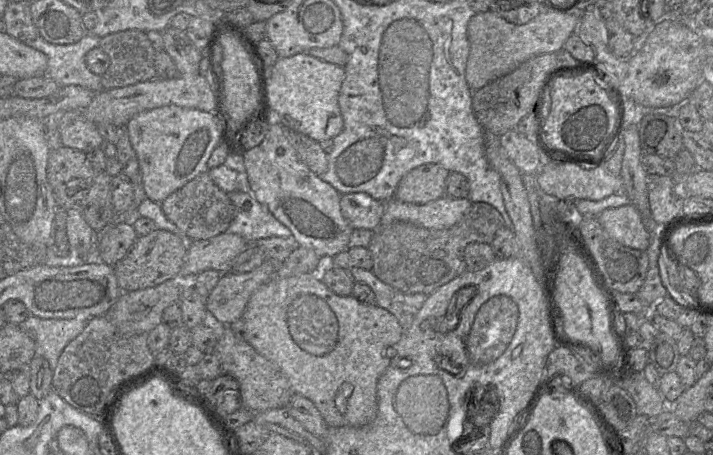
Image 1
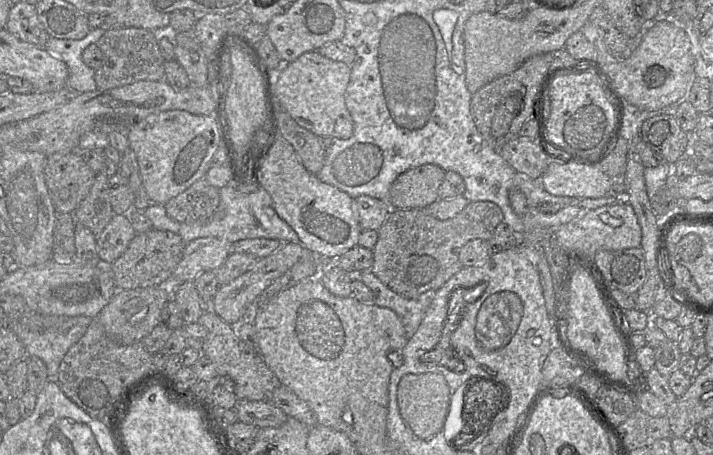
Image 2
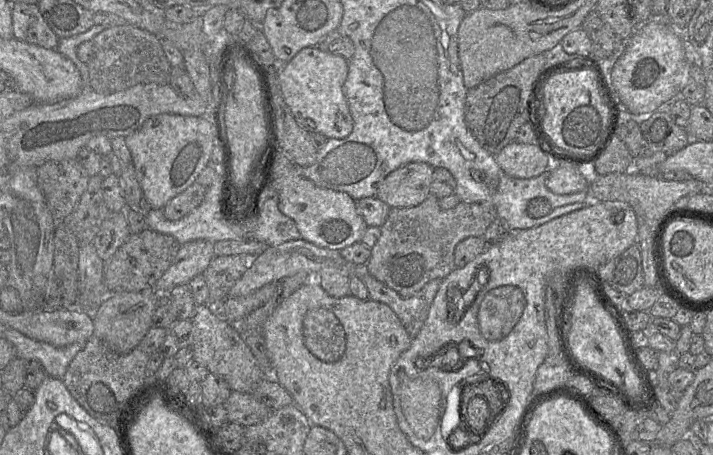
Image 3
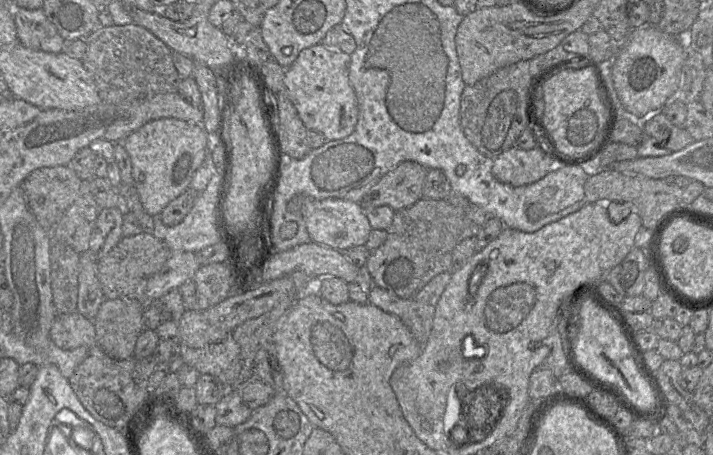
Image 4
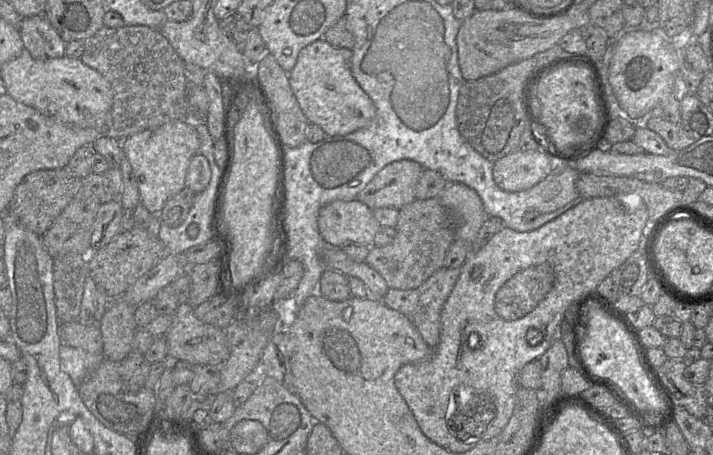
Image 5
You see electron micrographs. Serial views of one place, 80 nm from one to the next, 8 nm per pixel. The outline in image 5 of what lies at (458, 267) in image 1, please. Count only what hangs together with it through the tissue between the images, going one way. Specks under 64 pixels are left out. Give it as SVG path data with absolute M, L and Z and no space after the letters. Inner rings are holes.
M439 198L414 199L399 209L395 230L391 243L370 247L365 263L383 277L389 289L416 289L443 268L447 251L456 239L456 219Z

